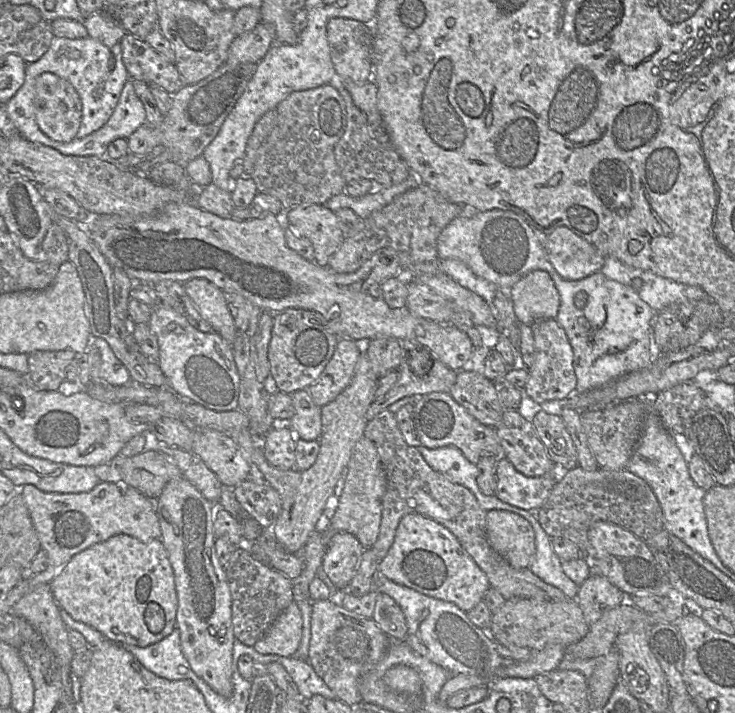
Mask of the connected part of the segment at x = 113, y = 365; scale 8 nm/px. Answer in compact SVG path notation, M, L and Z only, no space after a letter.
M91 337L91 346L101 355L99 377L113 387L127 385L131 382L127 368L117 359L108 343L99 337Z

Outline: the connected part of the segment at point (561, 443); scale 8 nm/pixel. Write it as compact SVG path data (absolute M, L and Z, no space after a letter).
M540 410L531 422L557 470L578 466L574 443L560 415Z

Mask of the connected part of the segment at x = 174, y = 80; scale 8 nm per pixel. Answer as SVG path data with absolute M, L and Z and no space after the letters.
M126 33L119 42L122 61L132 80L142 80L175 94L185 85L174 63L153 49L144 40Z

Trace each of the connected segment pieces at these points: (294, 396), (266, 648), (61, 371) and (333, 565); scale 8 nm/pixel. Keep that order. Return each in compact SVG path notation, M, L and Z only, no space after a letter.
M298 390L290 394L294 415L289 427L297 439L319 440L322 432L321 407L317 406L307 390Z
M293 601L253 647L261 654L293 657L300 645L302 630L302 614L296 602Z
M69 349L29 353L27 375L30 383L42 391L58 391L61 383L66 381L65 370L75 355Z
M339 532L331 536L321 568L335 589L348 591L364 551L359 540L350 533Z

